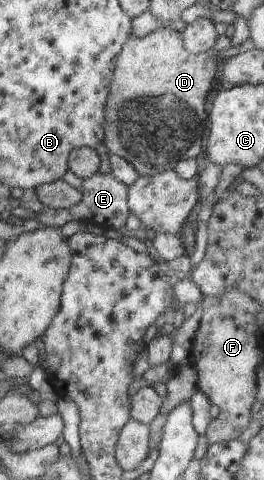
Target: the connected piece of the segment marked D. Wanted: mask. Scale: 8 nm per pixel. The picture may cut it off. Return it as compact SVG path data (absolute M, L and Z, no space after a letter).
M160 28L144 38L140 38L132 34L124 43L115 63L116 68L113 70L112 80L107 94L107 102L104 107L106 134L103 143L106 145L106 148L108 148L109 153L128 161L133 168L137 170L138 175L153 175L161 170L174 168L177 162L188 158L203 159L203 153L205 145L207 144L211 123L208 110L204 108L204 105L206 104L206 98L208 96L208 92L210 92L210 88L212 88L212 84L217 82L218 72L220 69L220 59L217 57L217 54L213 50L200 54L191 53L184 46L183 38L178 31L170 28Z

